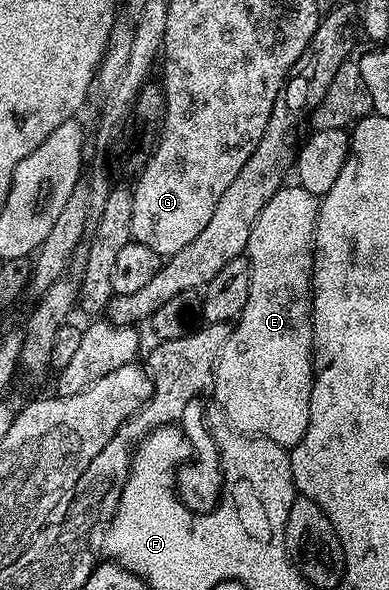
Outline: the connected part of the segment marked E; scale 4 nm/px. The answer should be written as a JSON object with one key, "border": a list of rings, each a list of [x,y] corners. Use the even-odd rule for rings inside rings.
{"border":[[[284,184],[267,201],[265,208],[261,208],[261,212],[249,232],[249,240],[247,241],[245,251],[246,260],[251,266],[247,303],[242,314],[239,315],[237,321],[234,323],[229,340],[225,340],[225,344],[219,353],[219,359],[215,361],[215,377],[213,379],[213,391],[215,390],[215,394],[213,394],[213,400],[222,410],[222,417],[226,418],[228,423],[234,426],[240,434],[268,438],[269,440],[273,440],[278,446],[284,448],[290,448],[298,444],[301,436],[305,436],[305,428],[309,424],[311,385],[315,379],[316,372],[311,356],[311,345],[313,344],[313,328],[311,327],[311,295],[313,287],[311,285],[311,274],[315,270],[315,221],[319,215],[319,204],[320,199],[316,195],[310,194],[304,186]]]}

